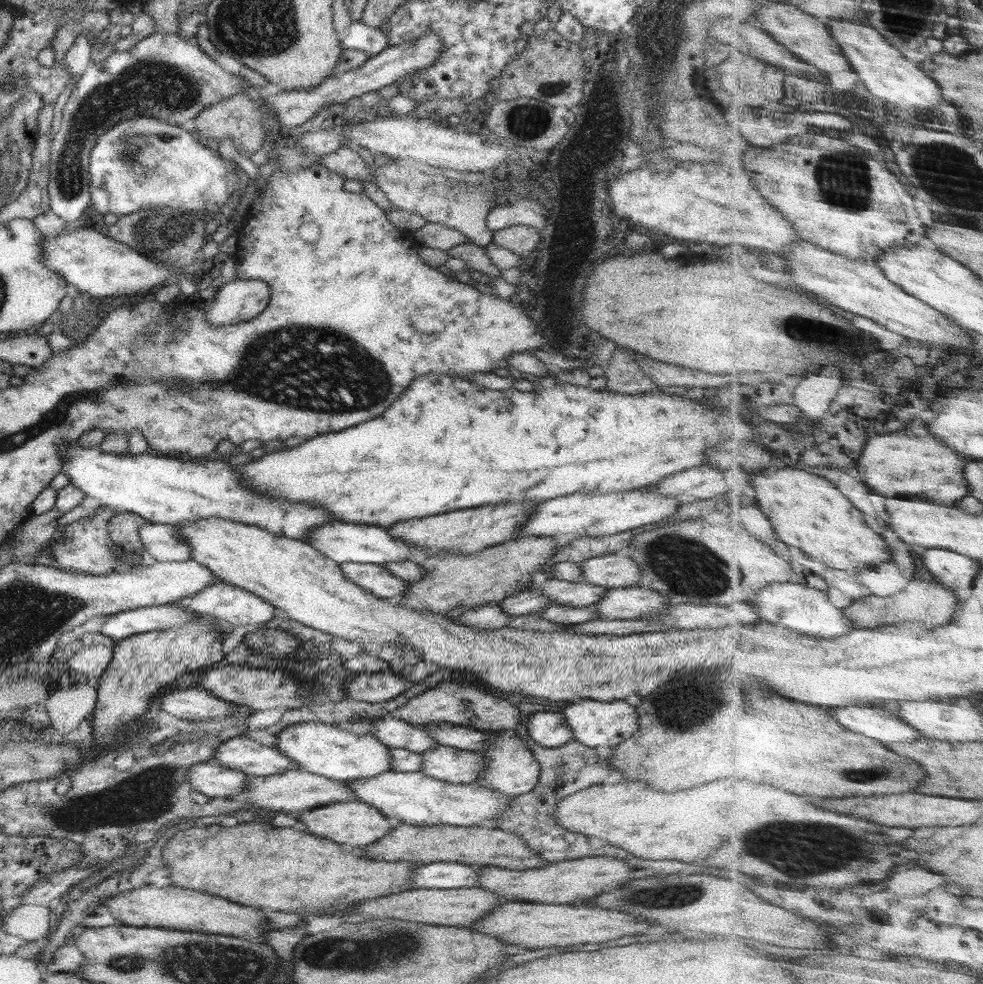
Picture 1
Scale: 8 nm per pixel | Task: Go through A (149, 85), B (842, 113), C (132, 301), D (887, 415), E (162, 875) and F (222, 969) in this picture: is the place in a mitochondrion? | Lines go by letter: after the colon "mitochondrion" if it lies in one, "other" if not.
A: mitochondrion
B: other
C: other
D: other
E: other
F: mitochondrion

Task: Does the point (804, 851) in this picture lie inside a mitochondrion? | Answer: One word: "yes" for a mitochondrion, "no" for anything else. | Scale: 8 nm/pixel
yes

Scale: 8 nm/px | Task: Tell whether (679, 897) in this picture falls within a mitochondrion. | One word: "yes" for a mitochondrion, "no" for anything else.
yes

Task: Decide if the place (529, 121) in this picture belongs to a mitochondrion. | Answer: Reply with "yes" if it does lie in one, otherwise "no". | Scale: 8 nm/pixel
yes

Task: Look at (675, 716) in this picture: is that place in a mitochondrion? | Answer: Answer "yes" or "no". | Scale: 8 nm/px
yes

